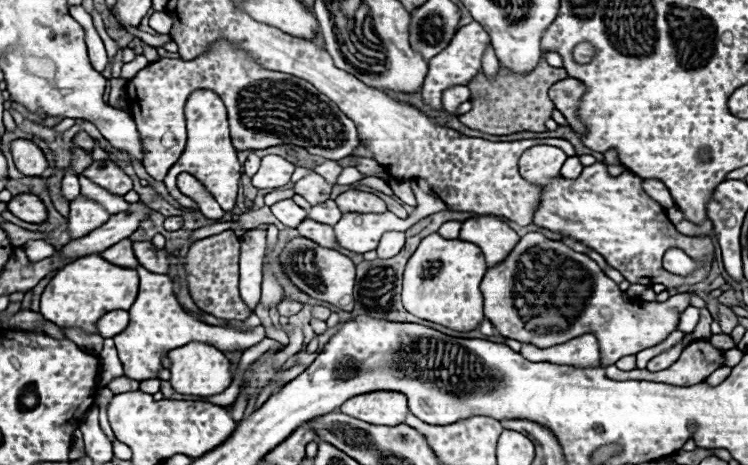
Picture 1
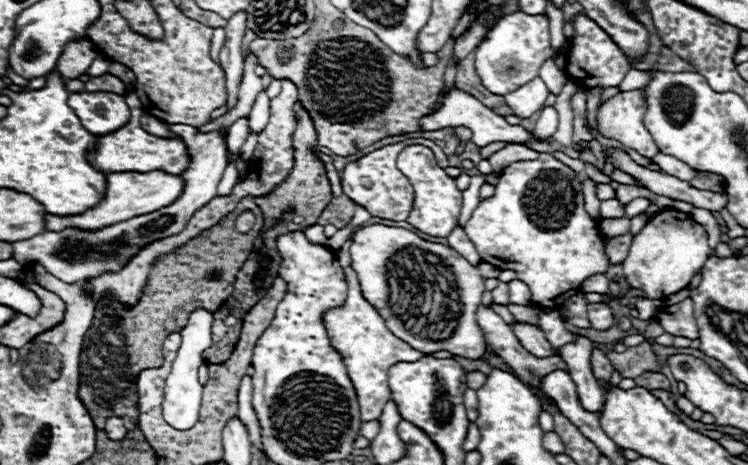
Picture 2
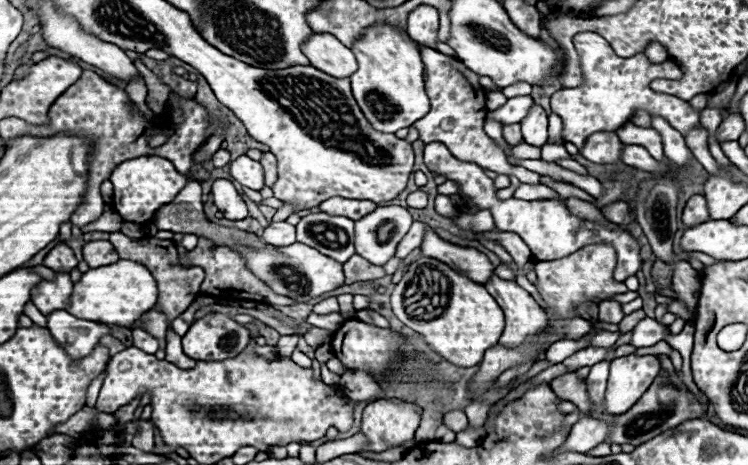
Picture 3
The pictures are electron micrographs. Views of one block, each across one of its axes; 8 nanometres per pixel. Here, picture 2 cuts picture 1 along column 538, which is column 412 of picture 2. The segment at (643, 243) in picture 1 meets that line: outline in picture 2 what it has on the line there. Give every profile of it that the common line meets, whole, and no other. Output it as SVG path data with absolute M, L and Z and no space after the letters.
M406 146L398 156L398 168L404 176L410 178L414 186L414 206L408 216L408 224L418 228L424 234L446 238L458 224L462 208L462 192L456 188L454 178L450 178L434 160L434 154L426 146Z

